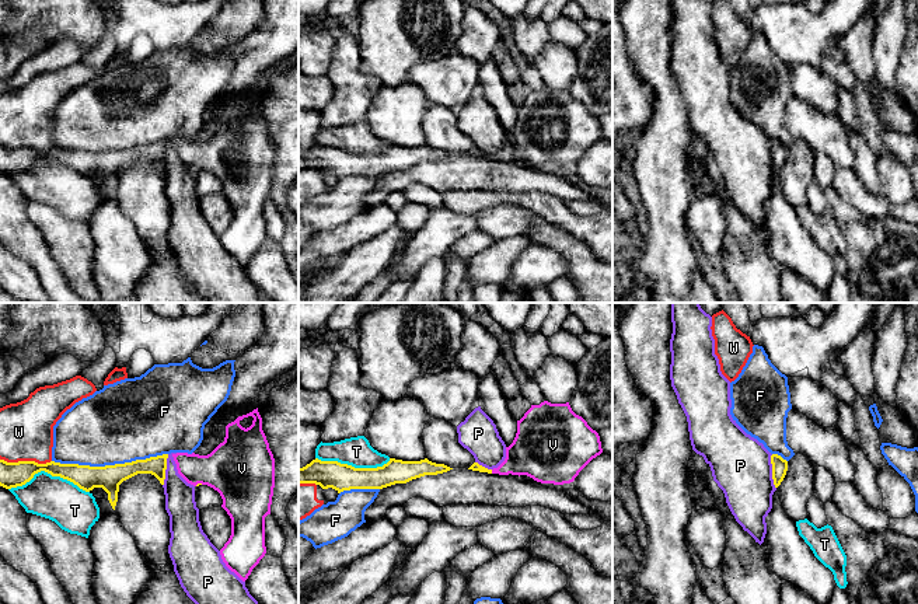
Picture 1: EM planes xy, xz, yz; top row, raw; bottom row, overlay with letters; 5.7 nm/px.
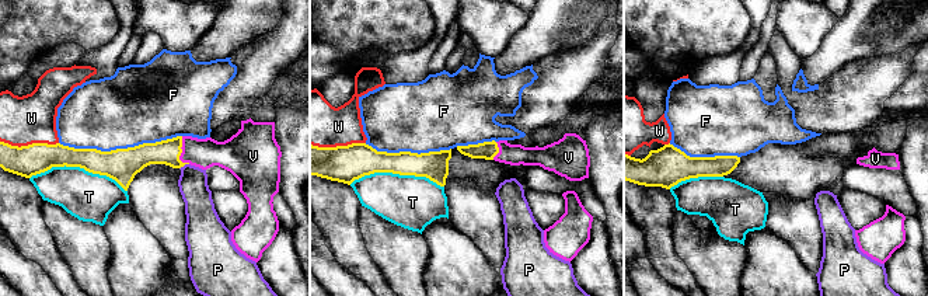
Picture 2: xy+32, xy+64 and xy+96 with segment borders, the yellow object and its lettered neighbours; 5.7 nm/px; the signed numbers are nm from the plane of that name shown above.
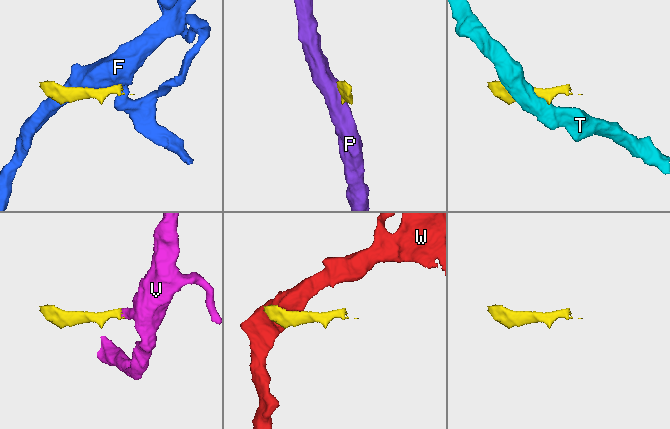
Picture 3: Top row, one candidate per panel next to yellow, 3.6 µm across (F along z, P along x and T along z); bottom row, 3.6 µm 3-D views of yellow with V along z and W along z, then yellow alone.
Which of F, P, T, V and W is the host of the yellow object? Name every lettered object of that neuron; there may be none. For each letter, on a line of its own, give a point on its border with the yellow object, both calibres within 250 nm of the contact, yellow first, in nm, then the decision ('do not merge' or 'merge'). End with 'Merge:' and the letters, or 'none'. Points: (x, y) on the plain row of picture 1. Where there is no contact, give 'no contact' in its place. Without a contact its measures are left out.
F: contact xy (110, 152); calibres 140 and 460 nm; do not merge
P: contact yz (772, 157); calibres 90 and 340 nm; do not merge
T: contact xy (49, 159); calibres 140 and 260 nm; do not merge
V: contact xz (491, 157); calibres 50 and 240 nm; merge
W: contact xy (25, 147); calibres 140 and 300 nm; do not merge
Merge: V

